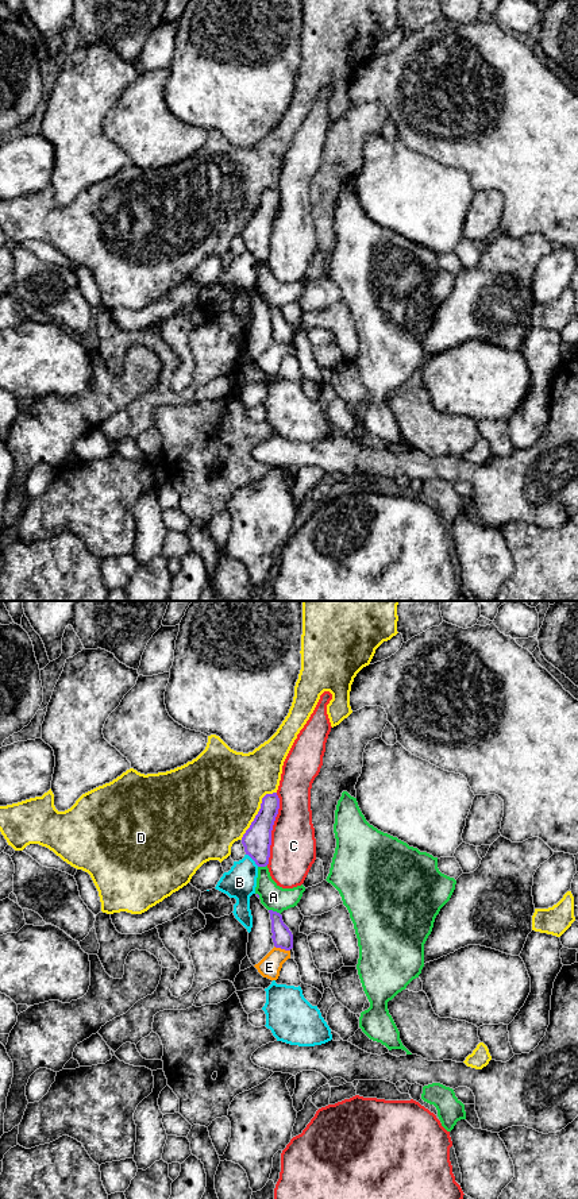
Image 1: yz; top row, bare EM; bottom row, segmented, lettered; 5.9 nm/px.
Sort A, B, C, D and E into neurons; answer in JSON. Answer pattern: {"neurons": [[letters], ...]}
{"neurons": [["A"], ["B"], ["C"], ["D"], ["E"]]}

